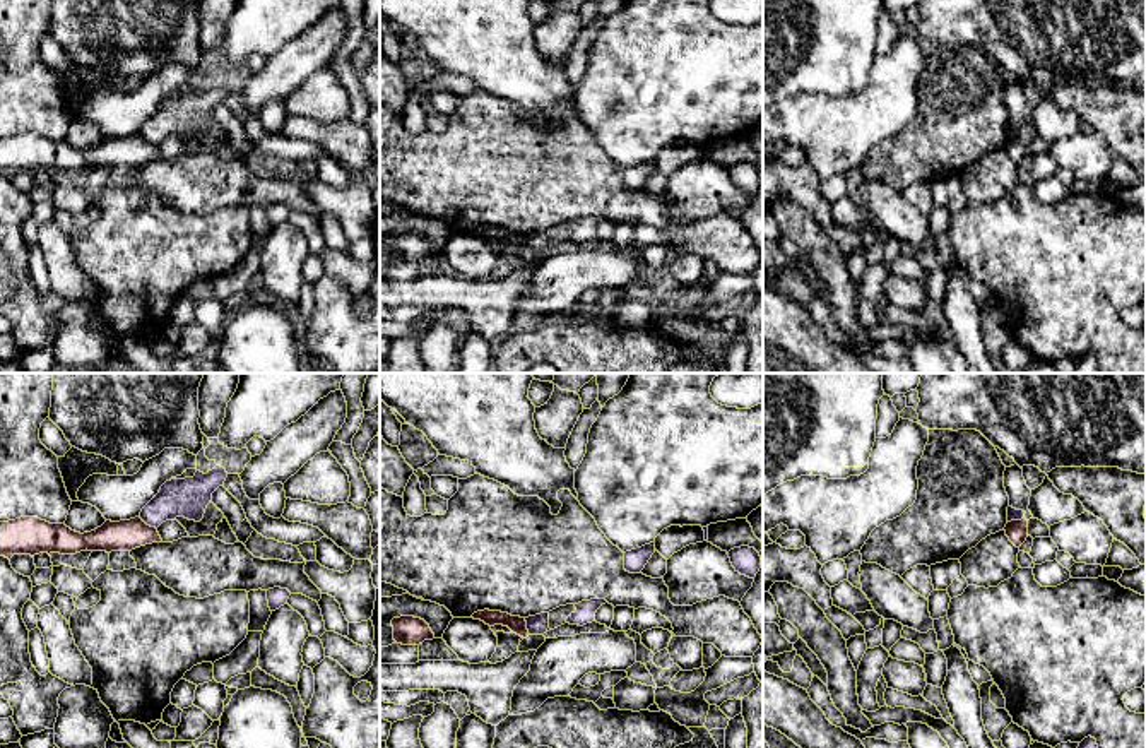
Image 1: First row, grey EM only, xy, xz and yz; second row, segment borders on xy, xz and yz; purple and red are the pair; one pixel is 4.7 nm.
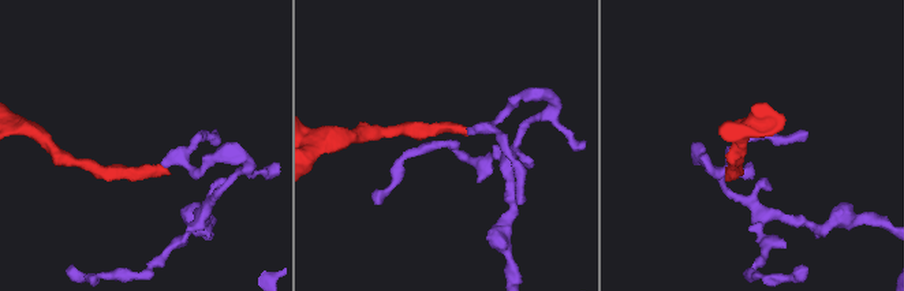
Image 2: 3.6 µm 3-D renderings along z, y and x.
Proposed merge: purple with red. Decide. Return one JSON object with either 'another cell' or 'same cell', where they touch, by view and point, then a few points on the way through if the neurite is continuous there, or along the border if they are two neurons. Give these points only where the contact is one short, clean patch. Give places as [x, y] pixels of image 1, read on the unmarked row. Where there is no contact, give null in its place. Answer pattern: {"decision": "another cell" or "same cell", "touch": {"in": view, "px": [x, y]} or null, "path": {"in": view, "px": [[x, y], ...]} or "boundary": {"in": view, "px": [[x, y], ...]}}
{"decision": "another cell", "touch": {"in": "xy", "px": [147, 141]}, "boundary": {"in": "xy", "px": [[139, 132], [156, 146]]}}

